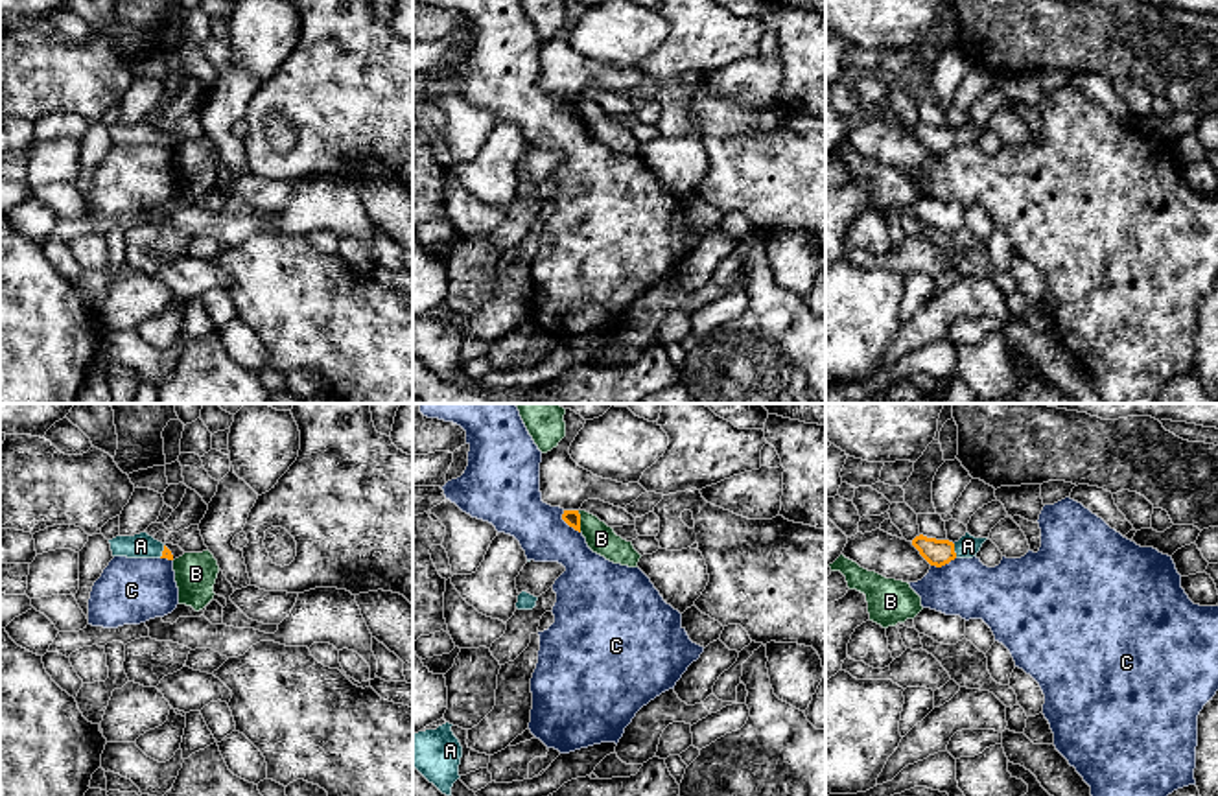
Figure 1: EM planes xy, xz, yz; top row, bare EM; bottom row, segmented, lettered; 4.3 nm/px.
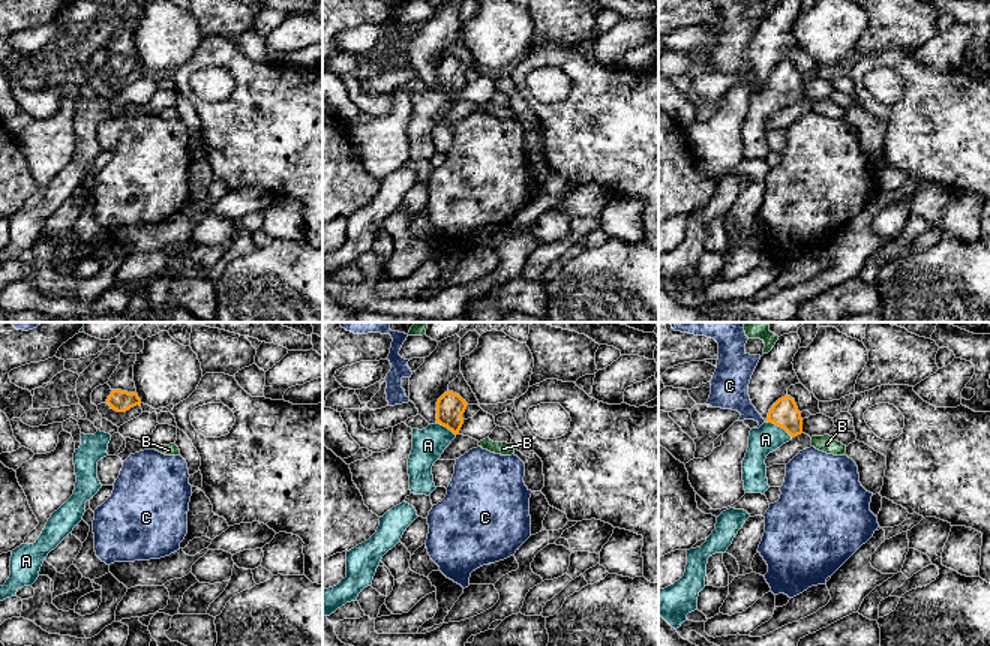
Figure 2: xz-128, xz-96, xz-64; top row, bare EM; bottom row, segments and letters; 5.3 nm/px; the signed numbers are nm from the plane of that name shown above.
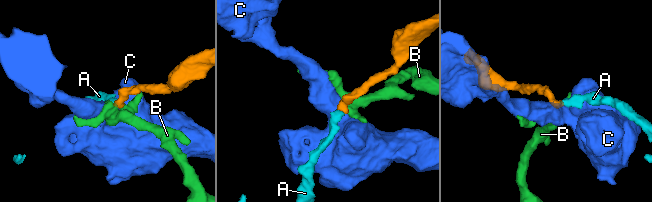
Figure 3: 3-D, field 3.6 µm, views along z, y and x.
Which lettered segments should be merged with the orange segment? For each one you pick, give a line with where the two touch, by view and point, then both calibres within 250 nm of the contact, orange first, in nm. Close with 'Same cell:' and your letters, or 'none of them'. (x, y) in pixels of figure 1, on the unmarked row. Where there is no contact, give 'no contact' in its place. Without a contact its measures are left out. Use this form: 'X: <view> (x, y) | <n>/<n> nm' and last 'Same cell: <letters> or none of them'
A: yz (953, 139) | 120/100 nm
Same cell: A

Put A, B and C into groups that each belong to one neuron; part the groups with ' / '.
A / B / C

